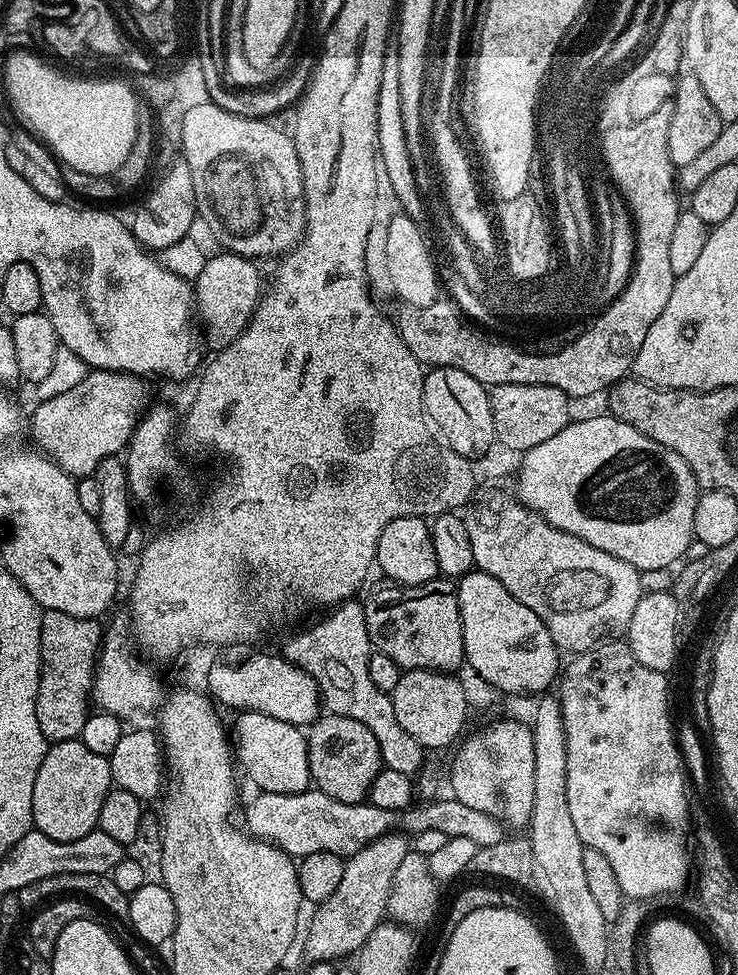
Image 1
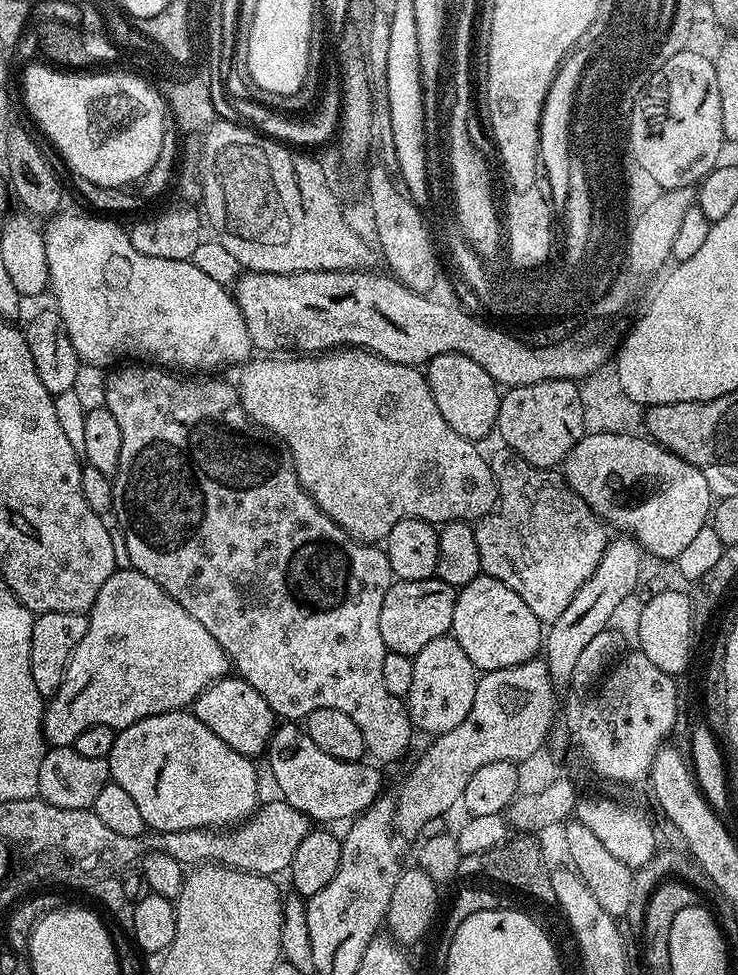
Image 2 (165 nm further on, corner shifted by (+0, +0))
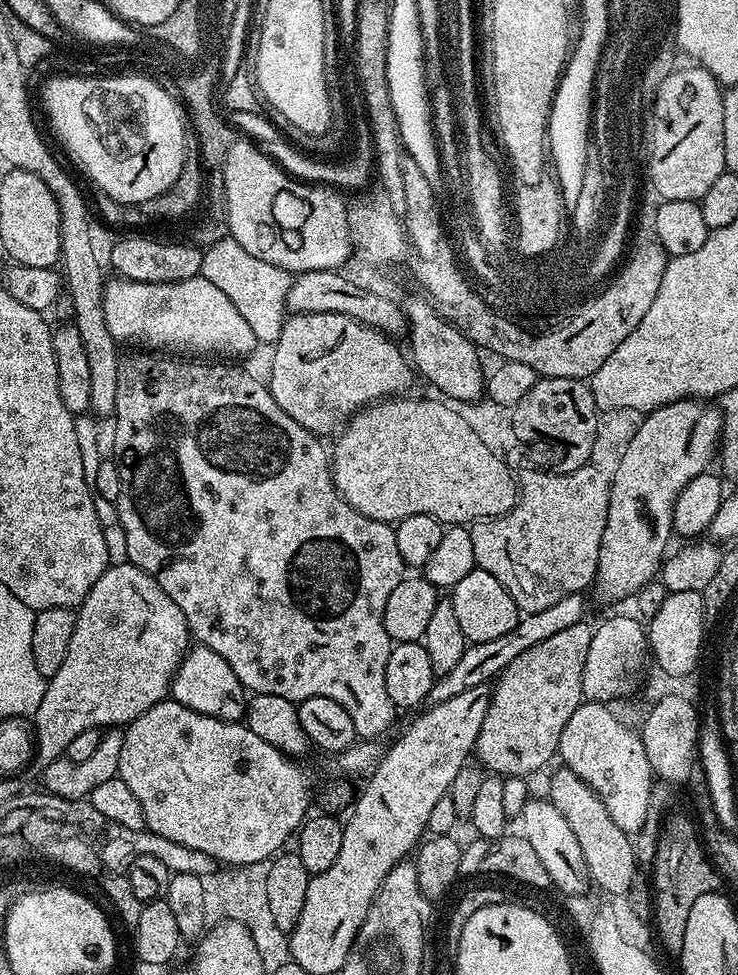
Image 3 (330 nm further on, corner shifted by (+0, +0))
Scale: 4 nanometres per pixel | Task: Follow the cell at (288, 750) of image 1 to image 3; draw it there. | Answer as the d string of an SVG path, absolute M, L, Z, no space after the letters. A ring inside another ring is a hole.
M202 643L189 647L184 661L178 666L175 678L172 679L170 696L182 706L210 718L240 722L246 716L246 690L242 682L238 682L238 674L230 670L226 658L214 654L214 650Z

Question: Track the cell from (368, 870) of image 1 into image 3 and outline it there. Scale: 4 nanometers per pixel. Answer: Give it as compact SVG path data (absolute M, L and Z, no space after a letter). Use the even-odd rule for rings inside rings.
M581 622L569 626L567 630L546 638L546 642L538 642L538 646L530 646L530 650L518 654L506 670L502 670L490 688L490 699L486 718L482 718L480 737L476 740L475 751L480 752L479 763L489 773L501 778L509 776L531 777L531 772L544 768L553 759L557 759L560 751L562 730L566 730L566 722L570 722L570 714L578 710L584 700L582 690L582 670L586 663L587 650L590 648L593 625Z

